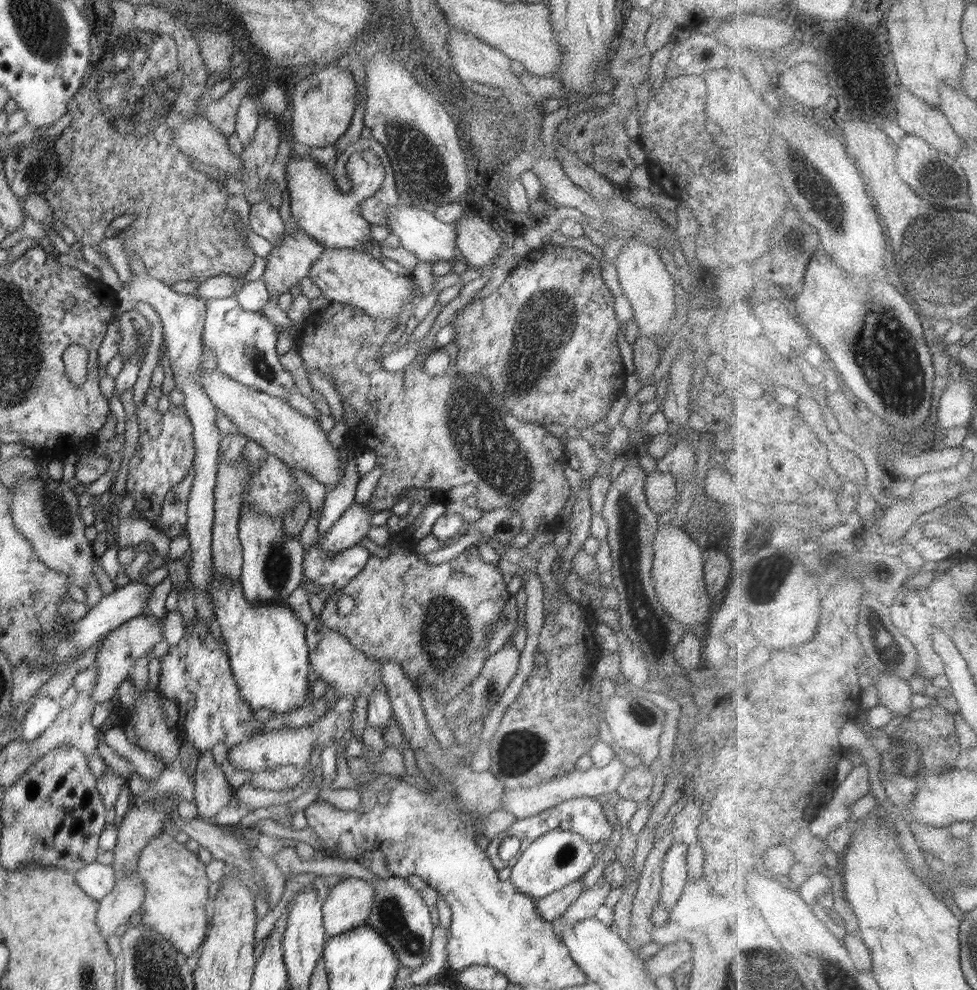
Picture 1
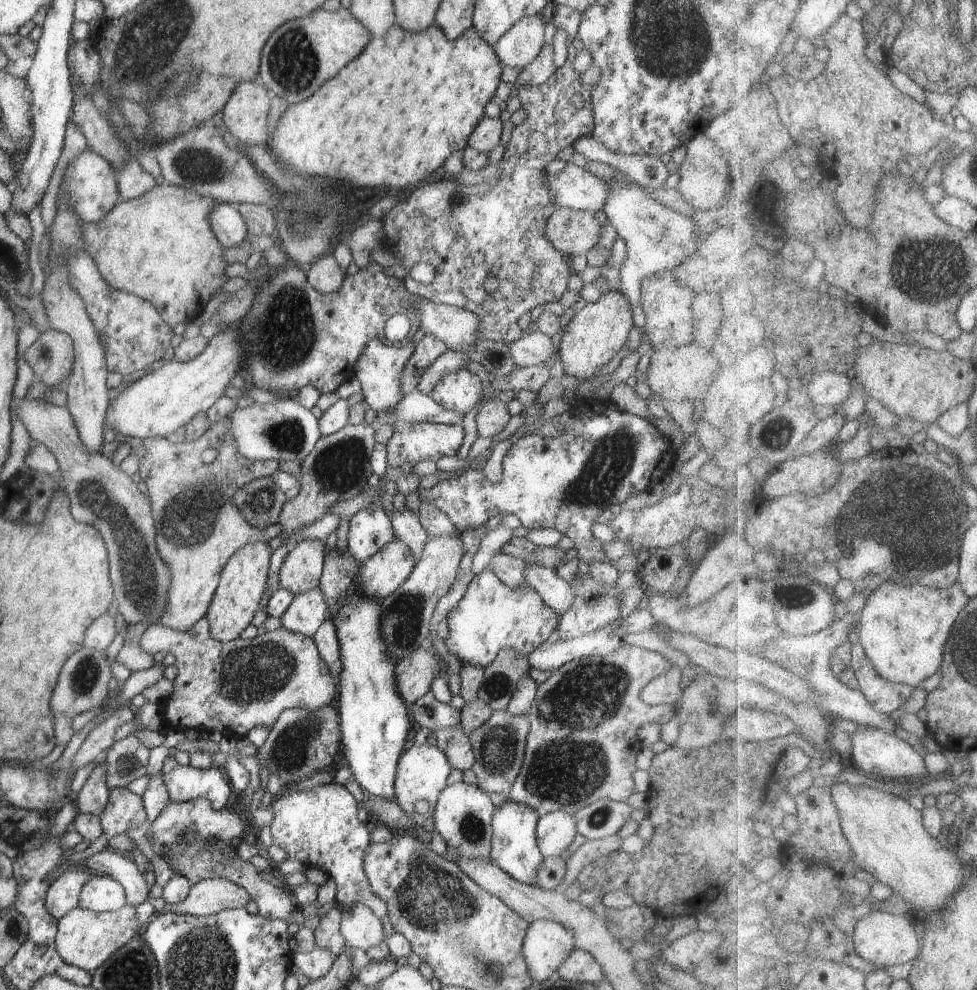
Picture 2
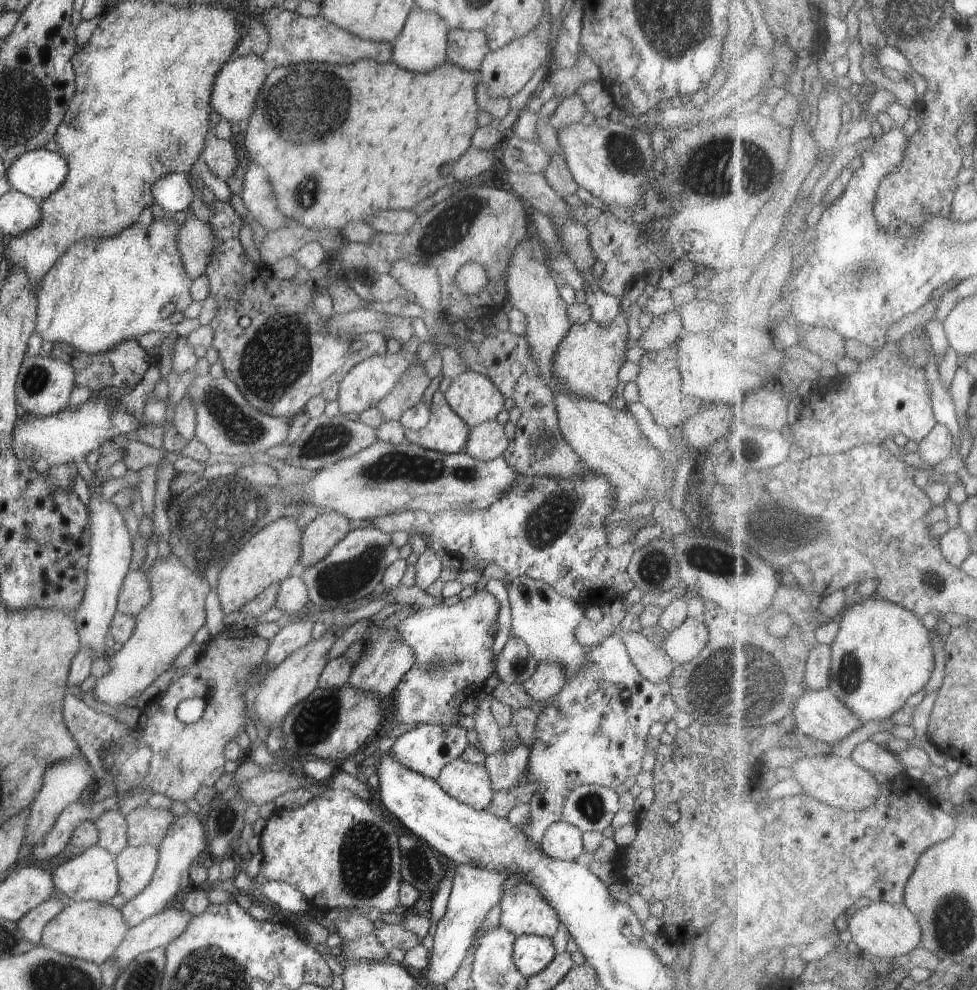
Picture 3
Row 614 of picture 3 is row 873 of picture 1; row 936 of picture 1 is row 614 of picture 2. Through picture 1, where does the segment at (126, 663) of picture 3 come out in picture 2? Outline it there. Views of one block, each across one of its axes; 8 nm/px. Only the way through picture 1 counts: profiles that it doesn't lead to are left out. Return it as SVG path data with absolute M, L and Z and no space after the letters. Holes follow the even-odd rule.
M227 419L211 424L211 428L196 441L185 440L182 443L172 443L166 437L138 439L130 436L124 436L120 440L128 443L132 447L131 453L139 459L140 479L148 485L146 494L151 501L152 517L155 521L155 544L159 556L171 571L166 609L156 624L178 631L188 631L198 623L198 620L206 617L206 612L219 584L220 572L234 552L251 543L268 544L272 538L281 534L279 523L265 528L247 524L233 500L234 494L240 488L259 477L271 476L279 469L279 462L246 460L236 447L231 432L231 423ZM206 450L216 450L216 458L210 464L202 462L202 456Z

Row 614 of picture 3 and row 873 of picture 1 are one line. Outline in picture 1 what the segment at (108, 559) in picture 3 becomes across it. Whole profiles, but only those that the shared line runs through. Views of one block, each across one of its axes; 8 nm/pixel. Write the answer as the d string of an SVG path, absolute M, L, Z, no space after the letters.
M98 861L91 862L82 870L74 873L76 883L82 888L82 891L97 901L101 901L113 890L115 876L116 873L112 866L102 865Z

